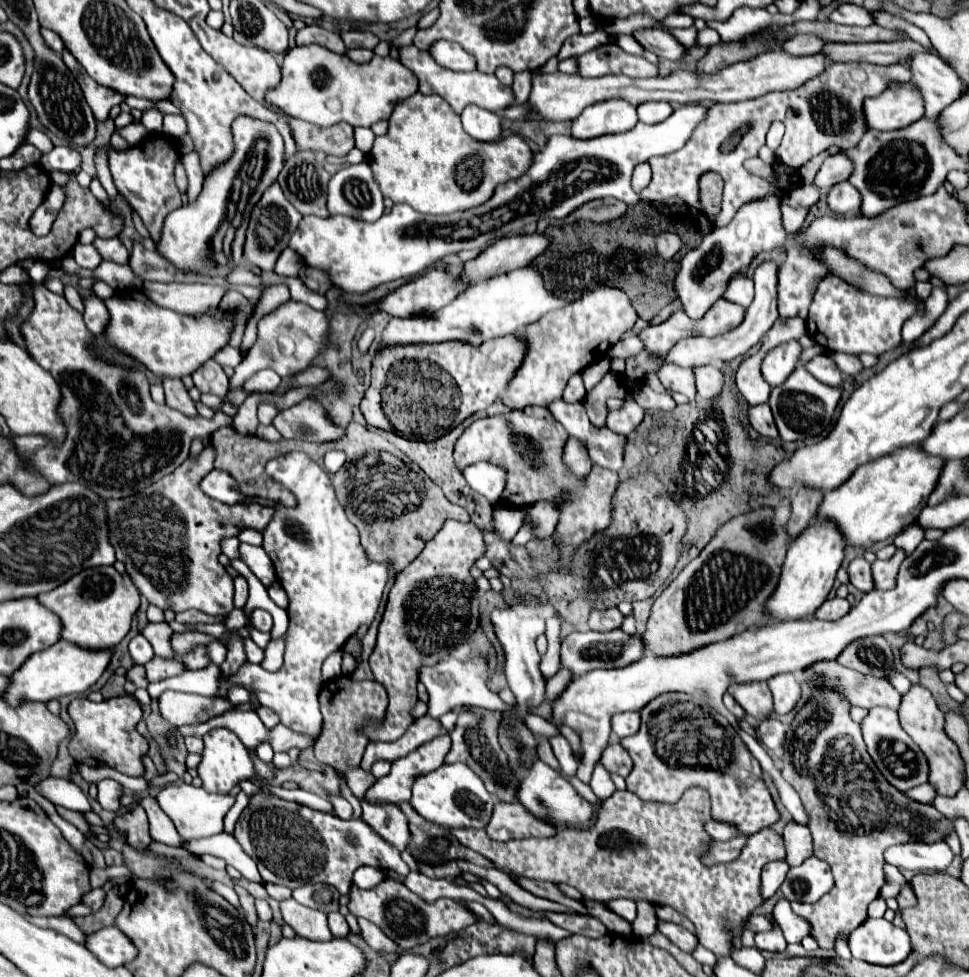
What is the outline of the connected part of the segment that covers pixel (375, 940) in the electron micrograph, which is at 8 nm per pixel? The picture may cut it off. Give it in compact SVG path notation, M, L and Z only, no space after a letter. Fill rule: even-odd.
M359 918L359 926L361 926L361 936L363 940L377 952L397 952L399 948L395 946L395 942L391 938L387 938L373 922L367 922L365 918Z

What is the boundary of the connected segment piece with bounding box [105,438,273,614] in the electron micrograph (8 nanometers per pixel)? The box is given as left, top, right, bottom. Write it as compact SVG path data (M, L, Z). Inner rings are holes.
M209 438L203 440L205 448L197 460L187 458L175 472L163 476L147 490L127 496L105 500L109 540L115 556L125 564L131 582L139 592L159 608L183 612L197 608L207 614L233 610L233 578L219 564L219 542L225 536L237 536L243 526L263 532L273 516L273 508L227 506L209 498L199 488L203 470L213 470L215 450Z

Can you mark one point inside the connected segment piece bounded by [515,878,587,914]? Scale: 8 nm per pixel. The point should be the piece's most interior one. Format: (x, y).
(547, 890)

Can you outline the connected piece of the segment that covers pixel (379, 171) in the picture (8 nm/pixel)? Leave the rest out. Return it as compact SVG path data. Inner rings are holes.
M413 94L403 102L397 102L389 118L389 132L383 138L375 138L369 152L369 166L381 186L383 196L395 204L409 204L421 214L453 214L459 210L475 208L491 198L499 184L521 178L531 166L533 150L519 134L509 134L495 142L475 142L461 126L461 118L439 96Z

